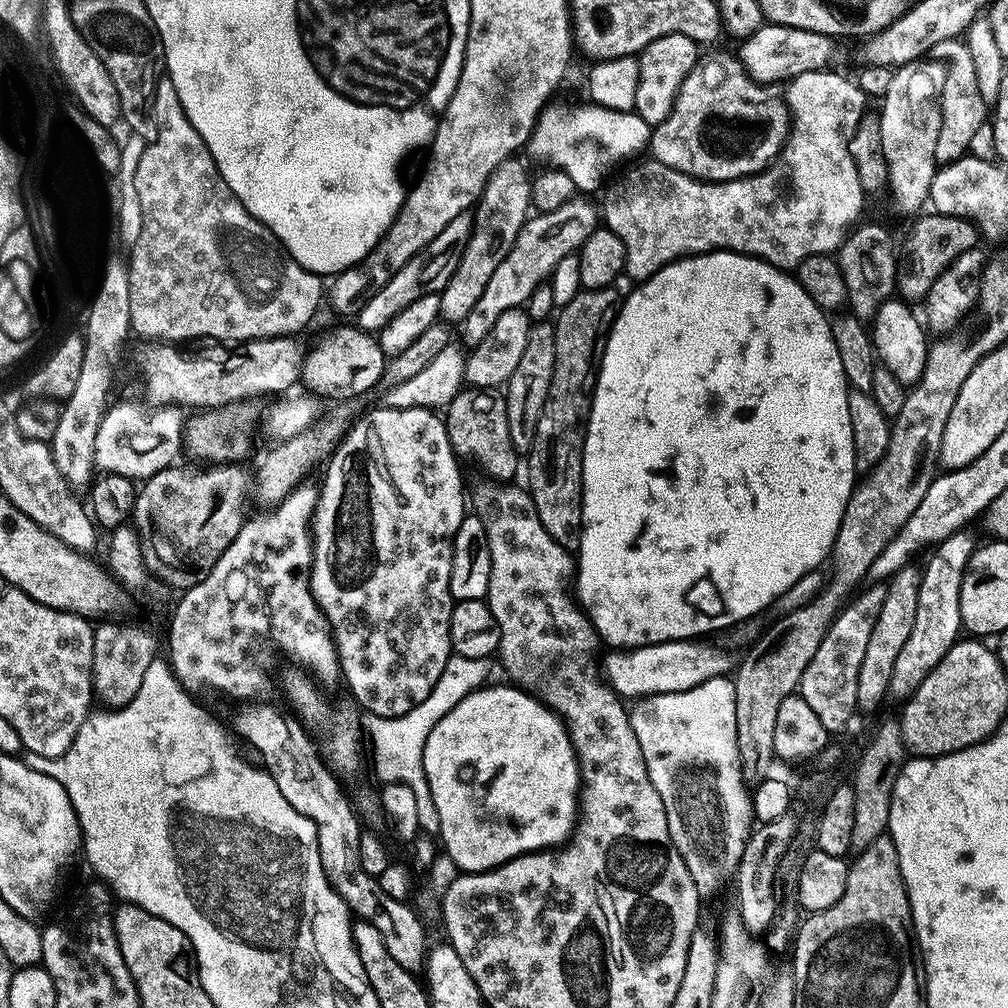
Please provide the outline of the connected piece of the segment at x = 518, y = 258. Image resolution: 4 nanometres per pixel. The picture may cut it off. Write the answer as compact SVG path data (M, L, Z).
M573 198L567 200L562 206L558 206L556 210L541 212L525 220L518 238L514 238L514 246L510 246L510 254L506 254L506 258L502 258L498 270L494 270L494 275L490 277L490 283L487 284L486 290L482 290L481 296L478 297L478 303L474 306L474 310L470 310L470 314L466 314L466 318L462 321L464 340L468 346L482 342L482 338L486 338L490 326L494 326L494 322L498 322L499 316L506 314L506 310L527 305L530 294L534 294L538 285L545 283L551 277L554 266L558 266L558 262L562 262L562 258L579 253L586 238L590 238L590 234L598 226L597 205L595 208L588 200L591 199Z

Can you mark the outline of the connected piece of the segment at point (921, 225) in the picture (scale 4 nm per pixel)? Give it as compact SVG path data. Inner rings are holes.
M925 214L917 215L915 219L911 221L913 222L912 229L909 230L908 237L905 238L904 244L902 240L902 247L898 252L898 263L896 265L896 292L908 302L913 302L912 300L916 300L916 302L923 301L924 297L927 296L928 291L930 290L930 286L934 286L934 282L941 276L942 273L944 273L945 270L948 269L949 266L951 266L954 262L954 258L958 258L958 254L966 254L966 250L977 247L978 244L978 229L972 221L959 220L957 216L941 216L939 214L931 214L932 216L924 215Z

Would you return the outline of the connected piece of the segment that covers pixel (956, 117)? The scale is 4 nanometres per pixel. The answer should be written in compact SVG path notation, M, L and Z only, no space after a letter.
M959 39L947 40L940 44L938 52L939 55L942 54L948 56L948 60L946 59L945 82L941 86L939 94L941 129L938 130L936 148L936 163L937 165L943 166L952 163L954 160L960 159L961 156L965 155L965 153L971 149L968 147L971 146L972 139L979 134L980 127L982 127L983 124L985 127L988 108L983 104L982 97L978 92L978 83L974 74L973 59L970 58L970 51L967 50L966 44Z

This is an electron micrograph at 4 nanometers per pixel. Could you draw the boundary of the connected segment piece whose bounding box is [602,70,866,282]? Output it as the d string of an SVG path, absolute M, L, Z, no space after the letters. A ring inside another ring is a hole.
M830 71L802 73L787 81L786 103L790 117L788 139L784 141L784 147L780 149L779 156L764 171L755 172L753 176L744 176L741 180L705 182L694 180L691 176L682 174L678 170L658 162L655 158L647 158L648 160L642 161L641 164L634 165L625 176L618 177L612 185L610 185L611 183L607 185L609 188L608 193L604 196L604 208L602 204L602 220L611 232L618 234L618 238L622 238L622 246L626 246L624 271L627 279L632 279L632 282L643 282L650 279L654 273L662 270L667 264L673 264L675 260L683 260L685 256L700 256L703 252L741 252L743 256L756 256L759 260L765 260L766 263L773 264L775 268L795 270L806 258L832 254L839 249L840 245L844 243L844 237L850 231L849 225L853 223L851 220L859 214L864 206L864 199L866 199L864 187L858 178L858 170L854 166L854 160L850 158L850 150L848 149L848 138L865 111L866 97L863 90L856 84L855 79L848 77L847 80L846 77Z

